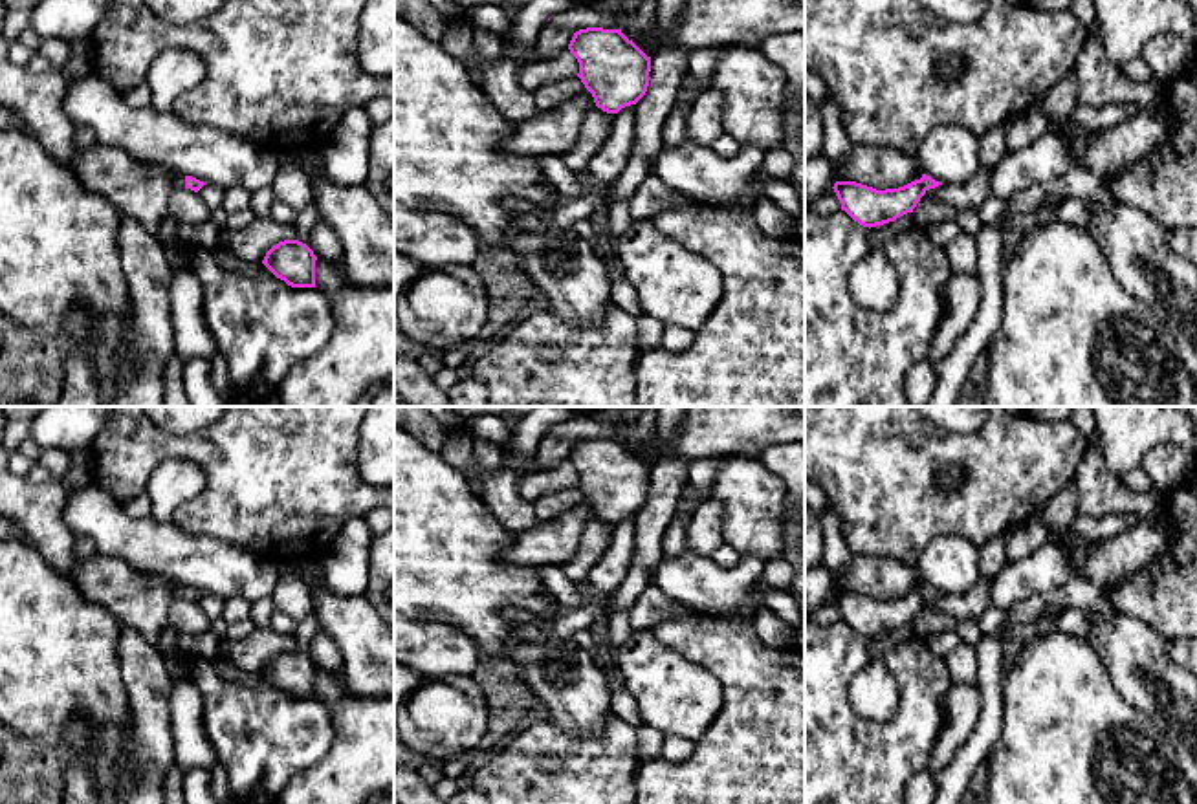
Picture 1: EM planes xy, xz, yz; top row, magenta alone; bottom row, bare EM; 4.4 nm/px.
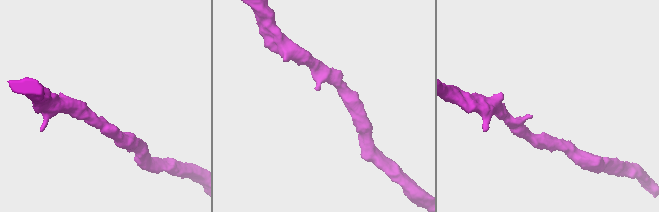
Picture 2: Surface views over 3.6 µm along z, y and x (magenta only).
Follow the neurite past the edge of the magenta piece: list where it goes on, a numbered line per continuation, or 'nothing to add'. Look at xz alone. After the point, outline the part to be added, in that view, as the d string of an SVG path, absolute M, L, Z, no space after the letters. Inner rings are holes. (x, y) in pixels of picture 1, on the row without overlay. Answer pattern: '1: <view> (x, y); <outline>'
nothing to add

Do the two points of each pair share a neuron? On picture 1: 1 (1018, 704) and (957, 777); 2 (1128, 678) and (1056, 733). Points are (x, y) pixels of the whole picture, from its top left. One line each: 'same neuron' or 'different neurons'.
1: different neurons
2: different neurons

